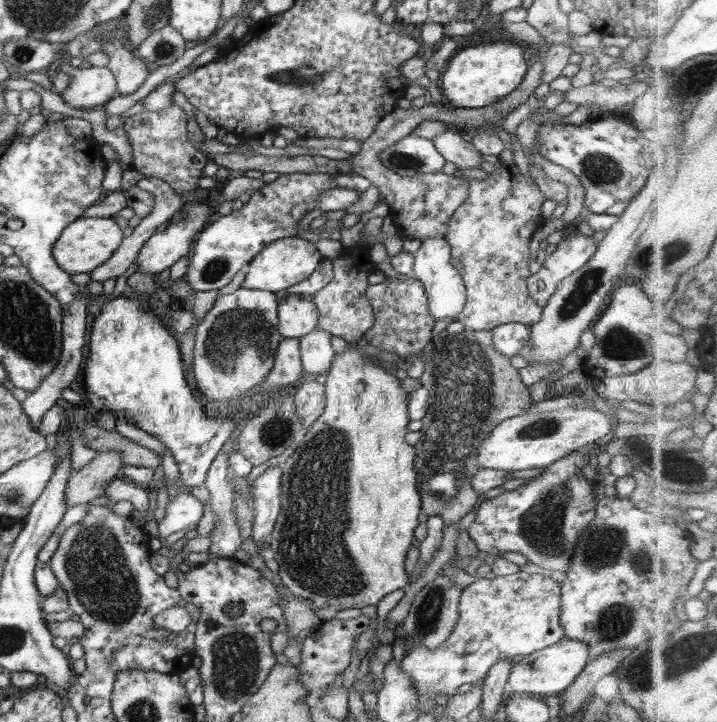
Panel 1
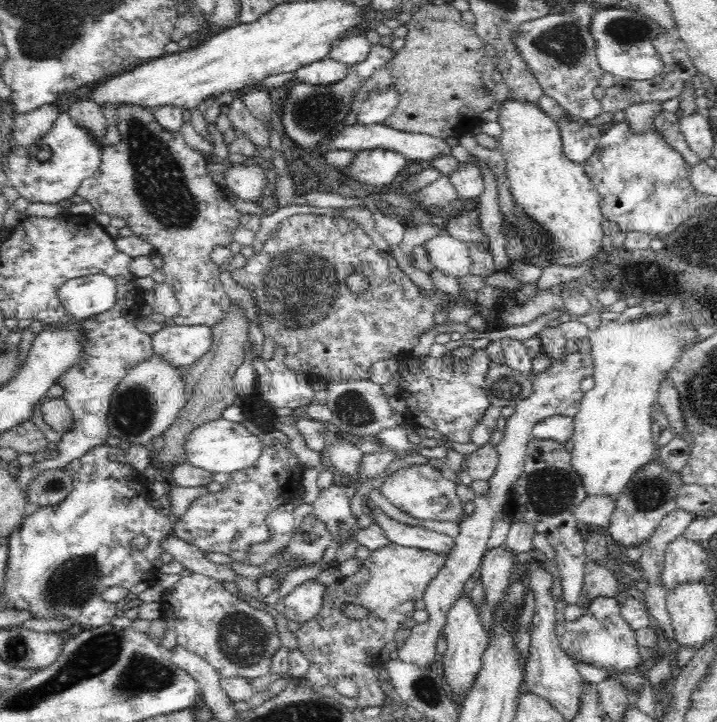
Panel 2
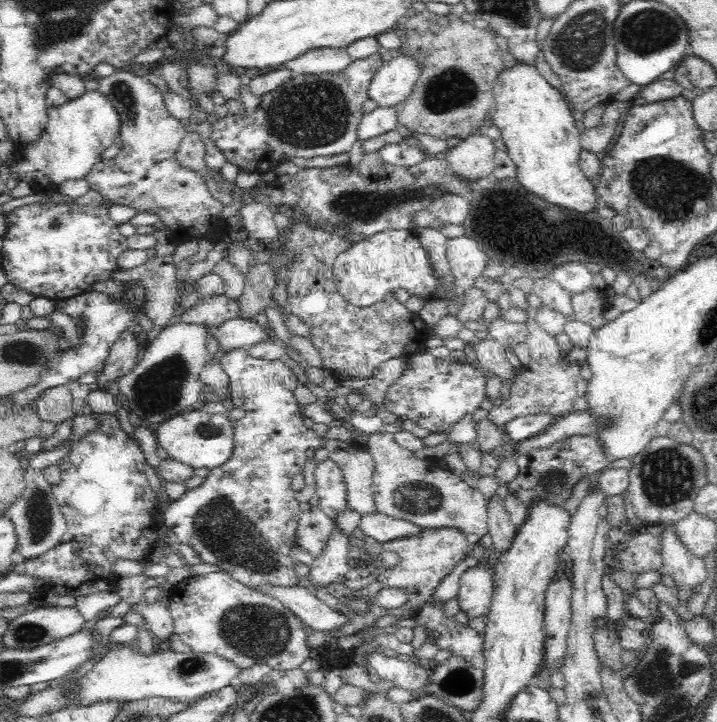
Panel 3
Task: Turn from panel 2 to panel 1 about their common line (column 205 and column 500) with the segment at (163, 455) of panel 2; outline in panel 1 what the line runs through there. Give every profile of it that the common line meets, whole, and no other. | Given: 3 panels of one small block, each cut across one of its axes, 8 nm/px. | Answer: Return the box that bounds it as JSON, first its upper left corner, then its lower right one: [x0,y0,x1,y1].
[413,324,533,526]

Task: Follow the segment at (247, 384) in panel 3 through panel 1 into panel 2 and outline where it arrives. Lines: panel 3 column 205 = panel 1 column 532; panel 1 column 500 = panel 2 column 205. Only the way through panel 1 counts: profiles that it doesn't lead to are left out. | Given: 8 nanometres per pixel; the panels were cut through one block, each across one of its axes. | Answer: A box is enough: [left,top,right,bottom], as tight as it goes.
[171,441,306,562]

